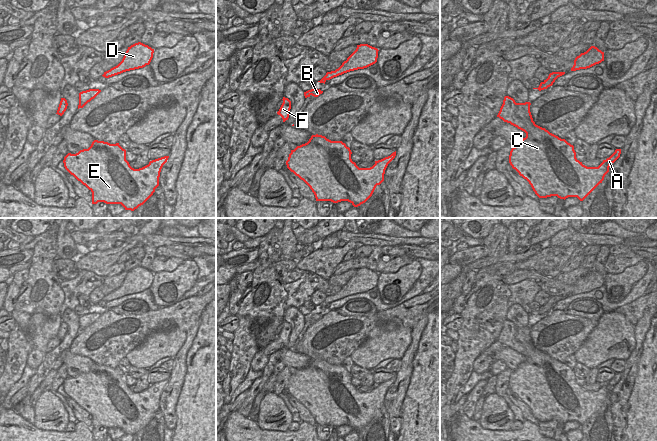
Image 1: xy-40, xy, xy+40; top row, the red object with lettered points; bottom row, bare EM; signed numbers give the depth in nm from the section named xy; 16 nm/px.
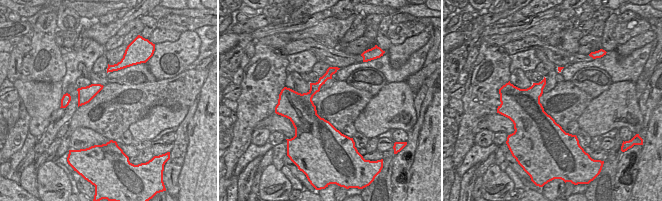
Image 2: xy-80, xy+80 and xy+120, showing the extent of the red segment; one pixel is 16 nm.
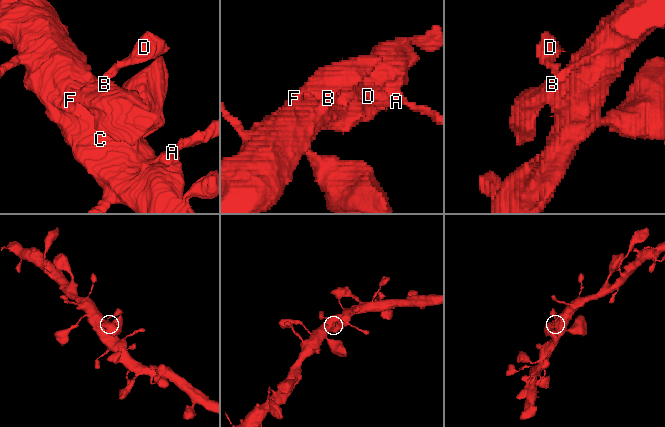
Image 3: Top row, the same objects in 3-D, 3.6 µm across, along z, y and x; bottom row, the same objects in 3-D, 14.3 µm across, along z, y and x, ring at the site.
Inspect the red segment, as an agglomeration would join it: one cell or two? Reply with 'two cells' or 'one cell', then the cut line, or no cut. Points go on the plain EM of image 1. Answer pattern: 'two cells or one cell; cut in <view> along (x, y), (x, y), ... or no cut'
one cell; no cut

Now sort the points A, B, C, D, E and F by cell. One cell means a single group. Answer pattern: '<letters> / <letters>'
A B C D E F

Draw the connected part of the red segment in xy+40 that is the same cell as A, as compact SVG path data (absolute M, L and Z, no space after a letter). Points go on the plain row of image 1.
M505 320L497 339L504 346L510 347L526 357L526 361L512 371L509 379L510 389L529 406L539 422L557 420L565 424L568 421L577 421L583 425L602 407L609 396L610 389L620 381L621 373L616 373L598 391L587 391L576 382L573 369L535 348L530 336L530 329L530 326L516 327L513 322Z

